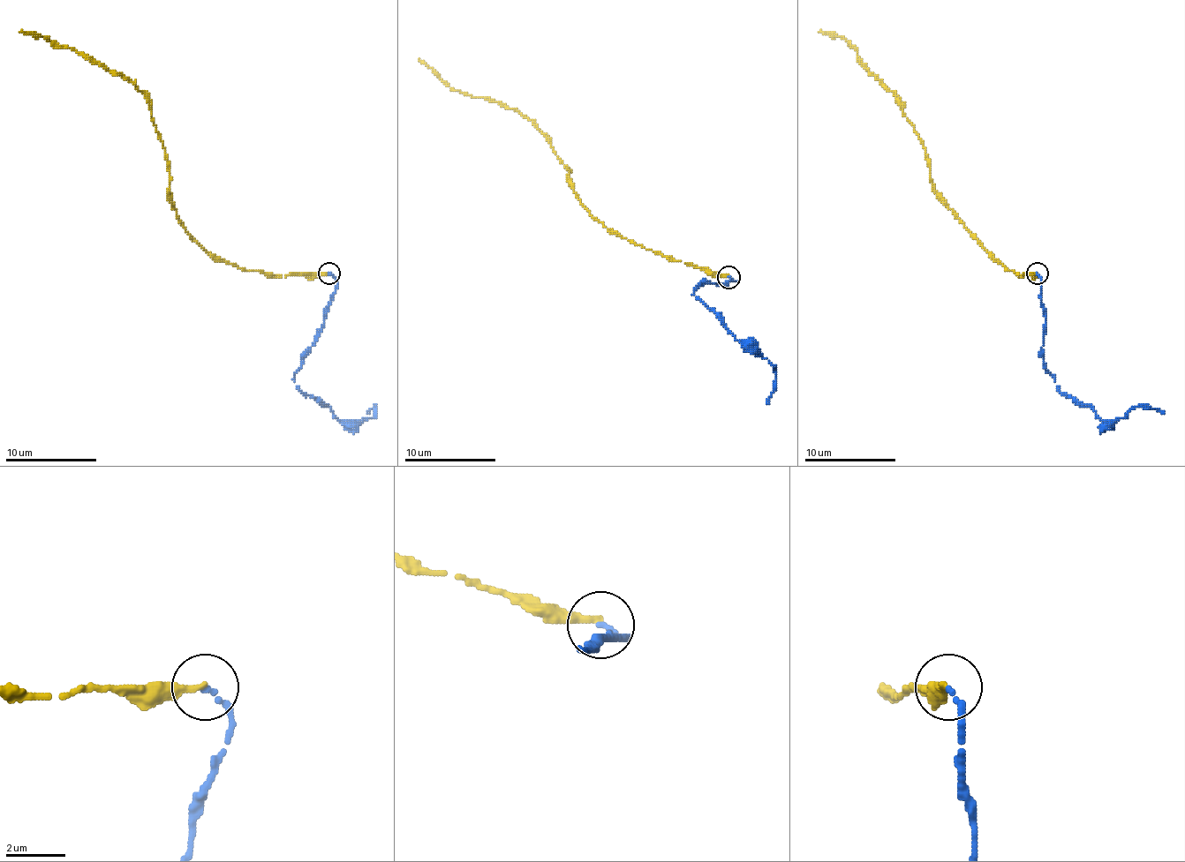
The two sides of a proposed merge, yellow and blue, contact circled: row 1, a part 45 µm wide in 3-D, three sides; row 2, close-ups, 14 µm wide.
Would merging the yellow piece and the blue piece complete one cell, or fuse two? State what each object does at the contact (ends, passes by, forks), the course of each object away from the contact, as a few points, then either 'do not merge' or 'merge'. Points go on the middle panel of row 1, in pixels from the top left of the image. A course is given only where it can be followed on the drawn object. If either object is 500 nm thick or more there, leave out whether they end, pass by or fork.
yellow ends; blue ends; course yellow (728, 276), (668, 260), (612, 233), (584, 208), (548, 140), (517, 110), (453, 90), (418, 58); course blue (728, 276), (737, 281), (705, 281), (694, 292), (739, 342), (766, 358), (776, 377), (766, 404); merge

